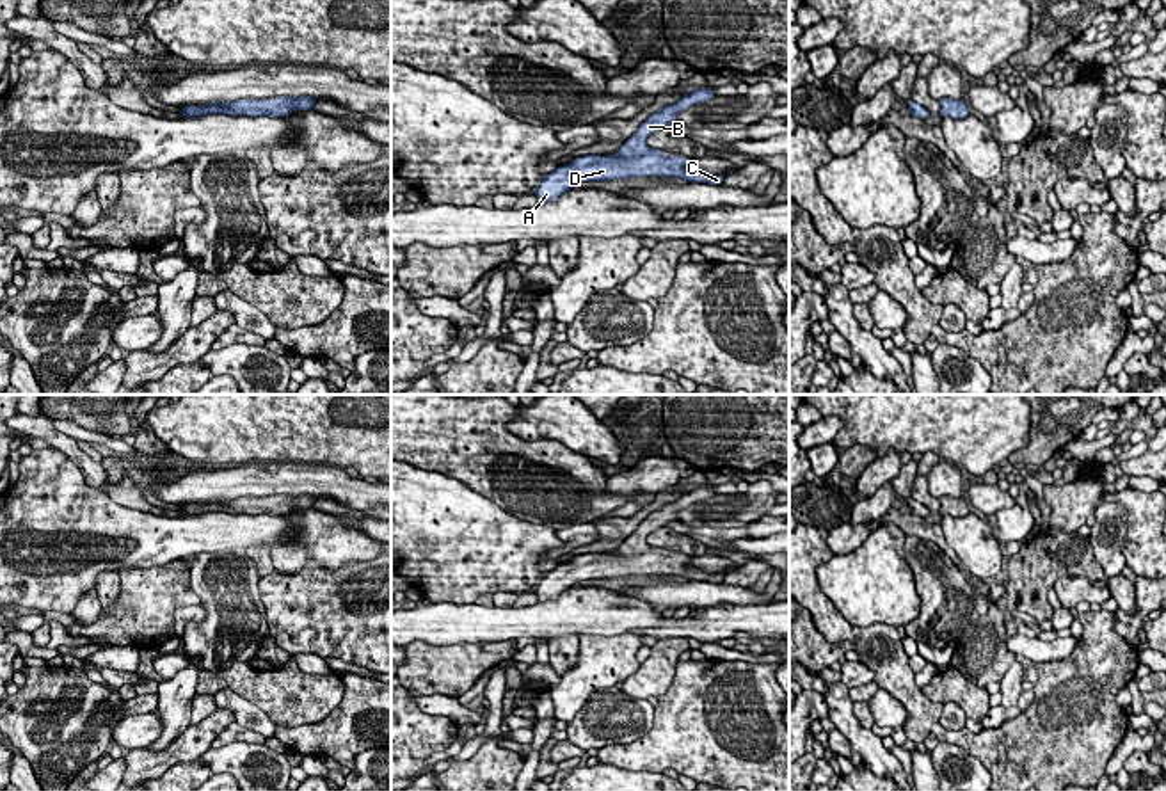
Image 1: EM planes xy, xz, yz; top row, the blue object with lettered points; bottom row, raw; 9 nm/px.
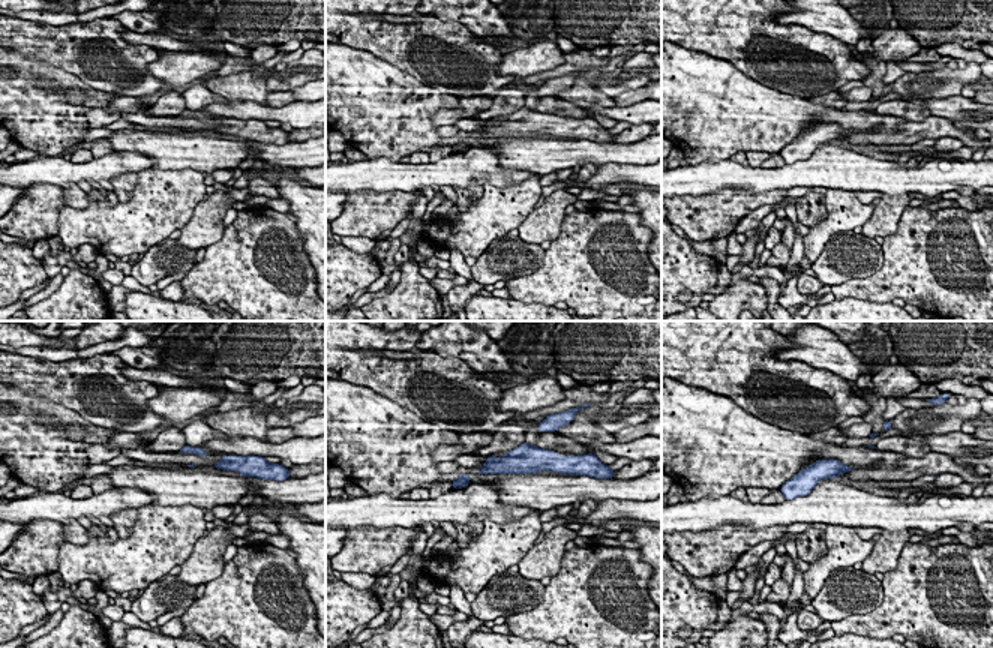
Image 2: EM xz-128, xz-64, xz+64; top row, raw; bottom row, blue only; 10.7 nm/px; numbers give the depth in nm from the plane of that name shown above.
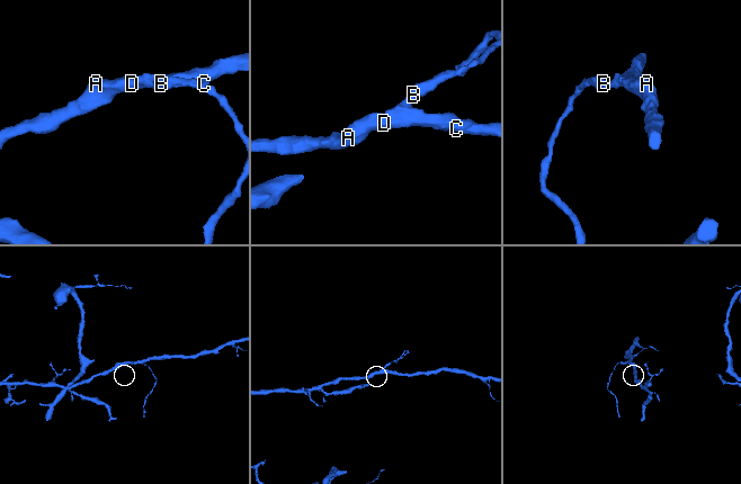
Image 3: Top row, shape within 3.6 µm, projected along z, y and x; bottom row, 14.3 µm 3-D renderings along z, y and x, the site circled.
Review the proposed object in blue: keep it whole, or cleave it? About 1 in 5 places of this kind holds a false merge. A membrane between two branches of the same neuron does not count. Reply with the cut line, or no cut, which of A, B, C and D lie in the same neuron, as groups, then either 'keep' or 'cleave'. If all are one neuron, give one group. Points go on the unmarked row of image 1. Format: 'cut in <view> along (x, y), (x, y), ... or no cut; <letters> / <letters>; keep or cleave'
no cut; A B C D; keep

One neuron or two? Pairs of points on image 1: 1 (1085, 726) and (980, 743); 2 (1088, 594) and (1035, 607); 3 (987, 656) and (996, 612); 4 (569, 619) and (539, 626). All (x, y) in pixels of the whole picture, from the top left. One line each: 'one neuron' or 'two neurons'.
1: one neuron
2: two neurons
3: one neuron
4: one neuron

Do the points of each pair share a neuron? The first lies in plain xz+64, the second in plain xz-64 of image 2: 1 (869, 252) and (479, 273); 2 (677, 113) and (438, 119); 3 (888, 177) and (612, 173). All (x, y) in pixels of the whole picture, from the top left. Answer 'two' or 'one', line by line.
1: one
2: two
3: one

